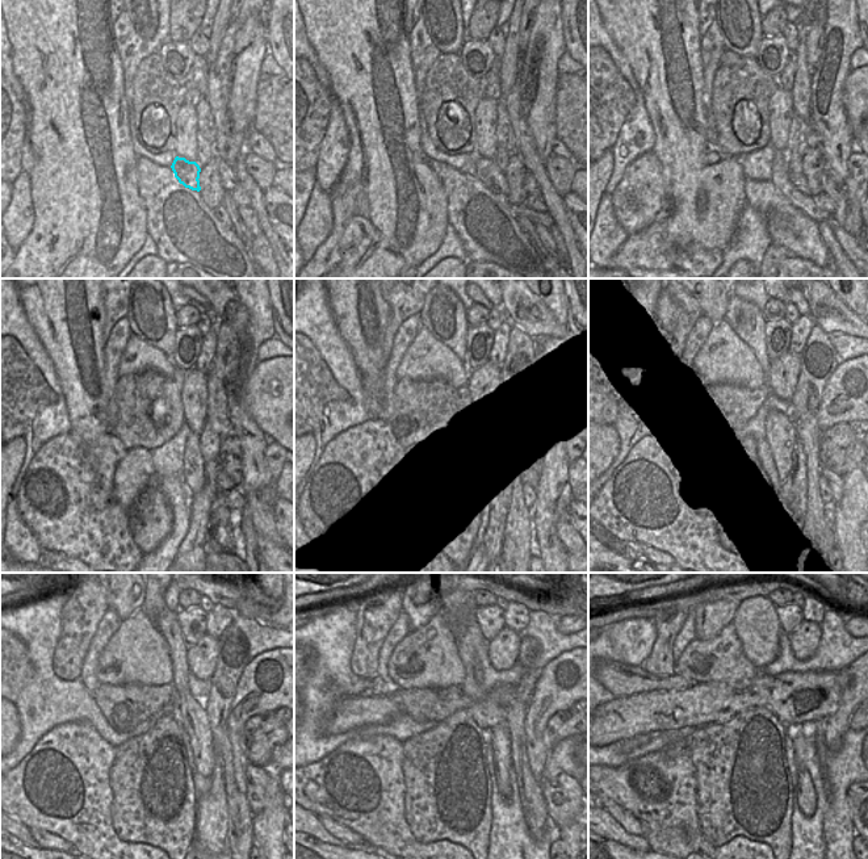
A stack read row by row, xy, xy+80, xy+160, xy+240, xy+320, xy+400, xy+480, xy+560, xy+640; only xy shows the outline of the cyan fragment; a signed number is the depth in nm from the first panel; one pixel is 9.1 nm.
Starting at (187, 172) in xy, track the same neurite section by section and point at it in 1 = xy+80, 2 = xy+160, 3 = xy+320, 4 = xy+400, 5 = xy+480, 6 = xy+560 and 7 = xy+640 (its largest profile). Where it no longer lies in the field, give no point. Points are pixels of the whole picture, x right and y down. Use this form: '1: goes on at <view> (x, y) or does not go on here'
1: goes on at xy+80 (487, 172)
2: goes on at xy+160 (796, 179)
3: goes on at xy+320 (525, 481)
4: goes on at xy+400 (835, 482)
5: goes on at xy+480 (263, 784)
6: goes on at xy+560 (561, 793)
7: goes on at xy+640 (855, 793)

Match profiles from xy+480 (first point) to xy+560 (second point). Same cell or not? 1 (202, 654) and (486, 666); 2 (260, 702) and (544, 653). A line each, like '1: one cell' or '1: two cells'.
1: two cells
2: two cells

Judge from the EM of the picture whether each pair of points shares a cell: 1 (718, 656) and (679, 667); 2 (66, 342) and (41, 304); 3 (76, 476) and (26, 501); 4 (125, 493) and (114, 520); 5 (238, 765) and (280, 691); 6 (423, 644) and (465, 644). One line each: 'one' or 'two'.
1: one
2: one
3: one
4: two
5: one
6: two

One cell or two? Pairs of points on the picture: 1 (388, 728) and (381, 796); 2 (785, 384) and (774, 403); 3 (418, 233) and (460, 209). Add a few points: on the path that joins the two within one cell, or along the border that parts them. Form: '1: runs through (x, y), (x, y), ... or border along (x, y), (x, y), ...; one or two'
1: border along (357, 738), (391, 736), (402, 744); two
2: border along (771, 392), (789, 402); two
3: border along (441, 185), (445, 193), (448, 223); two

